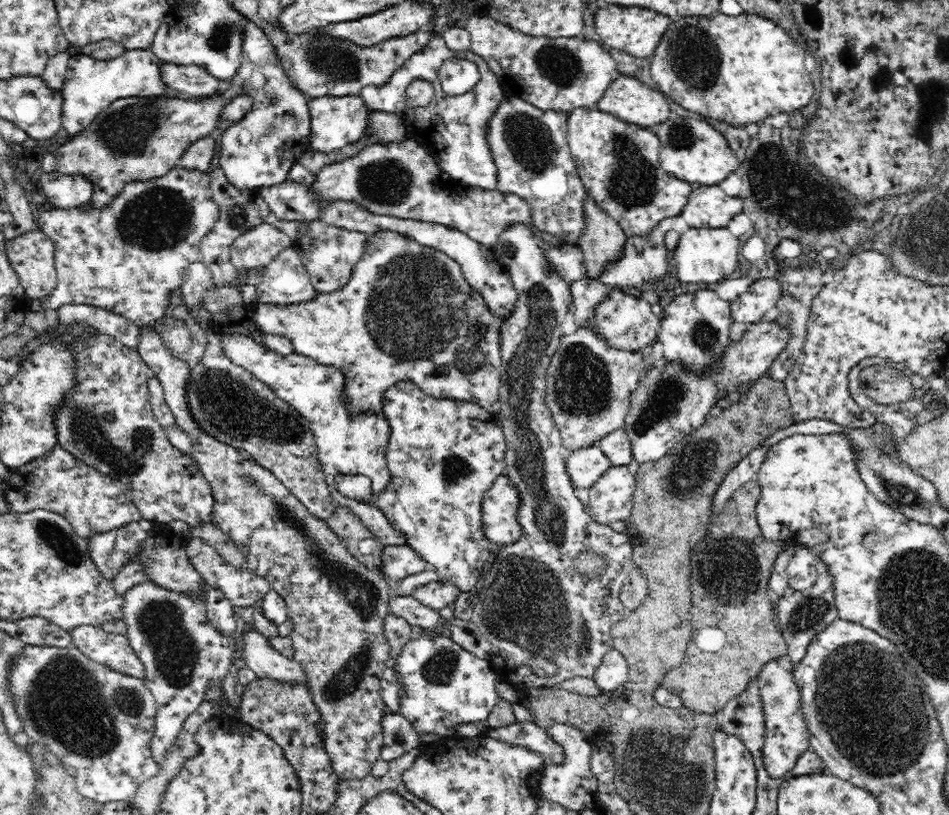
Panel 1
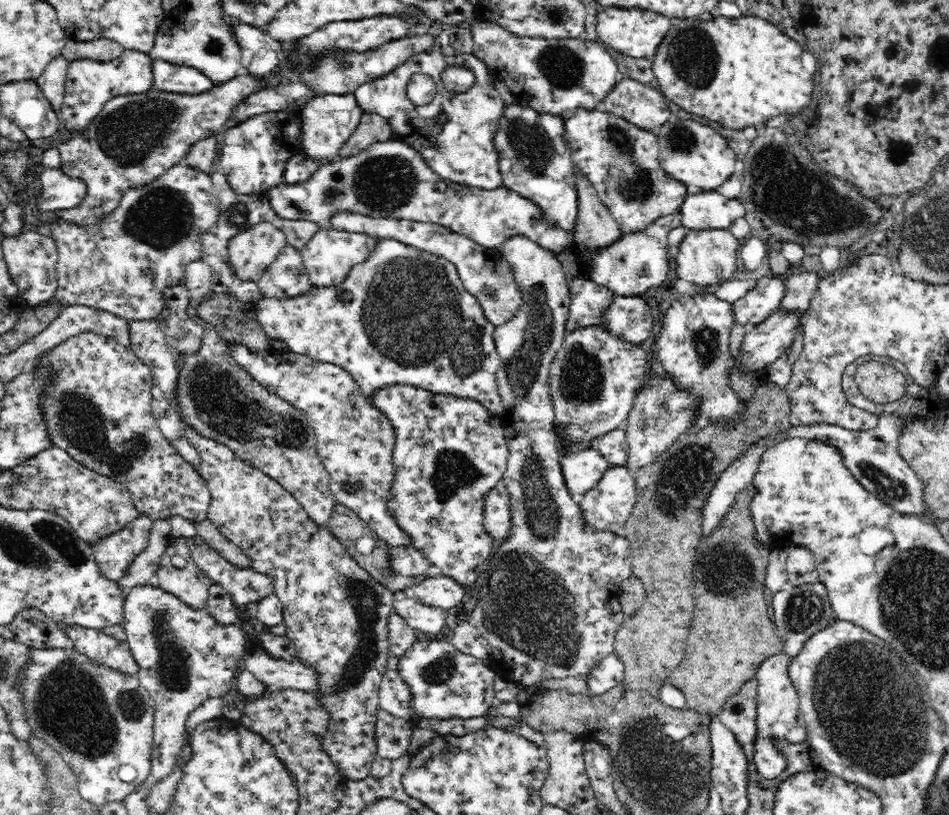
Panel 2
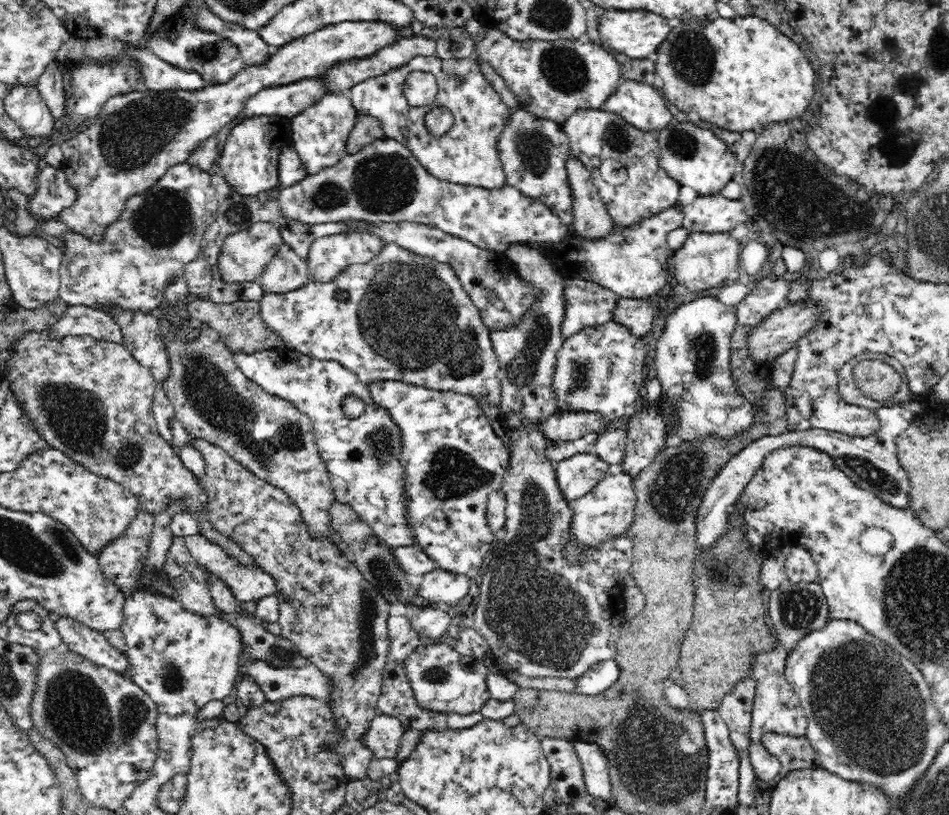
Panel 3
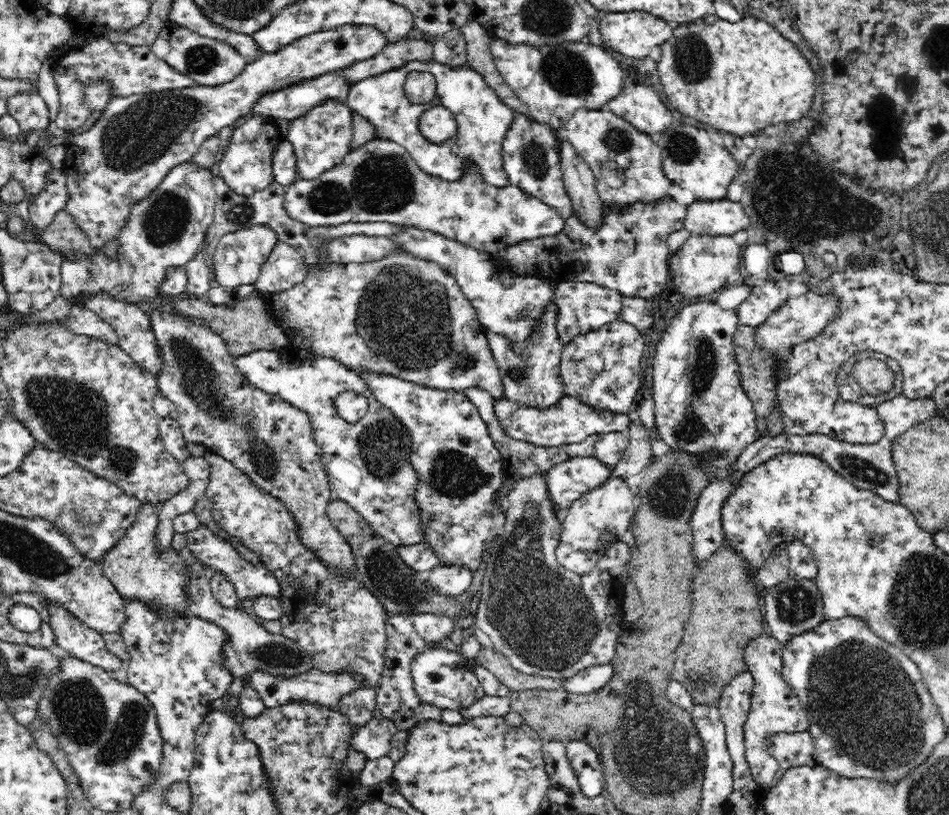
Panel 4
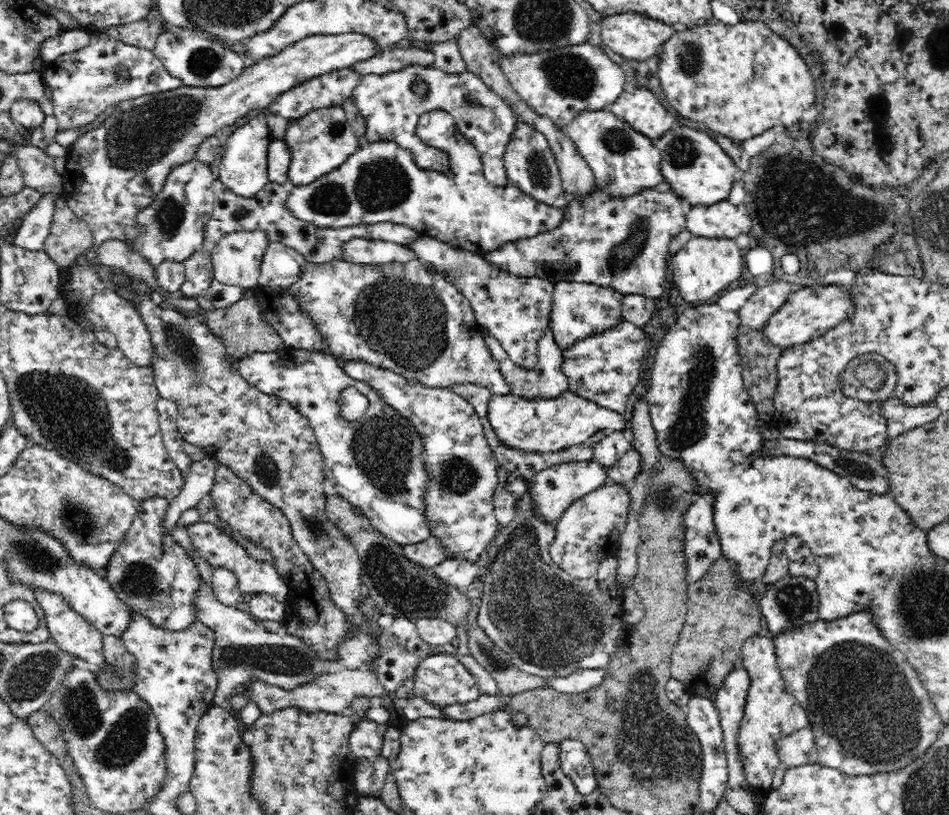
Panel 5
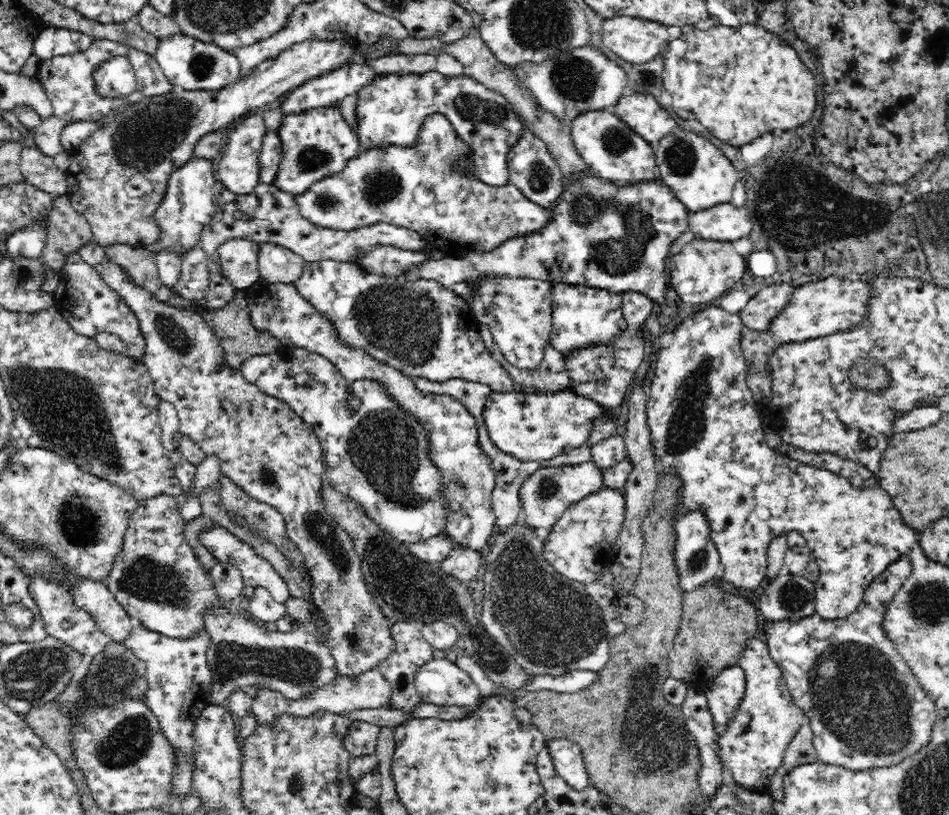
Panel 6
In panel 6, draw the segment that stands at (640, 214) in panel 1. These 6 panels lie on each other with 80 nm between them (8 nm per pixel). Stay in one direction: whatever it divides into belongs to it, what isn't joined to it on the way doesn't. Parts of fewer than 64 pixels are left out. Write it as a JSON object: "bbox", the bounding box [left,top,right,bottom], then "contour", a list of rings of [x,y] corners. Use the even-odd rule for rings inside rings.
{"bbox":[570,109,660,188],"contour":[[[611,109],[582,112],[570,125],[572,140],[578,154],[586,161],[589,172],[596,178],[609,180],[618,188],[633,187],[636,184],[660,180],[654,145],[634,132]]]}

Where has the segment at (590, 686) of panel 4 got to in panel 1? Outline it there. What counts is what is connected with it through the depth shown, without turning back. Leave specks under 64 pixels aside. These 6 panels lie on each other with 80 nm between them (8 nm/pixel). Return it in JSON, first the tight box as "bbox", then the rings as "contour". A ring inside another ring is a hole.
{"bbox":[592,648,628,691],"contour":[[[612,648],[596,668],[592,678],[597,687],[604,691],[616,690],[628,680],[628,661],[620,651]]]}

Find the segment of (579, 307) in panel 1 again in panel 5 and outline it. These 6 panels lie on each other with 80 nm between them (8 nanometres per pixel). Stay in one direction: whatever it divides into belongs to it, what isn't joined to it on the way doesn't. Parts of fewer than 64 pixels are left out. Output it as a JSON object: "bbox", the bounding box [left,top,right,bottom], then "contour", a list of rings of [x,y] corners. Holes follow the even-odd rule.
{"bbox":[551,283,623,350],"contour":[[[556,283],[553,290],[551,308],[551,325],[555,340],[562,350],[570,348],[578,340],[587,336],[602,334],[616,324],[623,322],[621,316],[621,302],[623,295],[613,288],[598,286],[590,283]]]}

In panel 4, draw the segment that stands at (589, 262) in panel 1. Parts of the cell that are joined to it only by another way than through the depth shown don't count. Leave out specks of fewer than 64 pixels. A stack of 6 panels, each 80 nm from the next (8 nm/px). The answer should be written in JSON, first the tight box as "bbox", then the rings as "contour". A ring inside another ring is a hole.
{"bbox":[558,137,604,230],"contour":[[[562,137],[558,140],[562,140],[561,167],[566,191],[574,207],[573,216],[582,226],[600,230],[604,226],[604,207],[595,185],[596,177],[568,140]]]}

